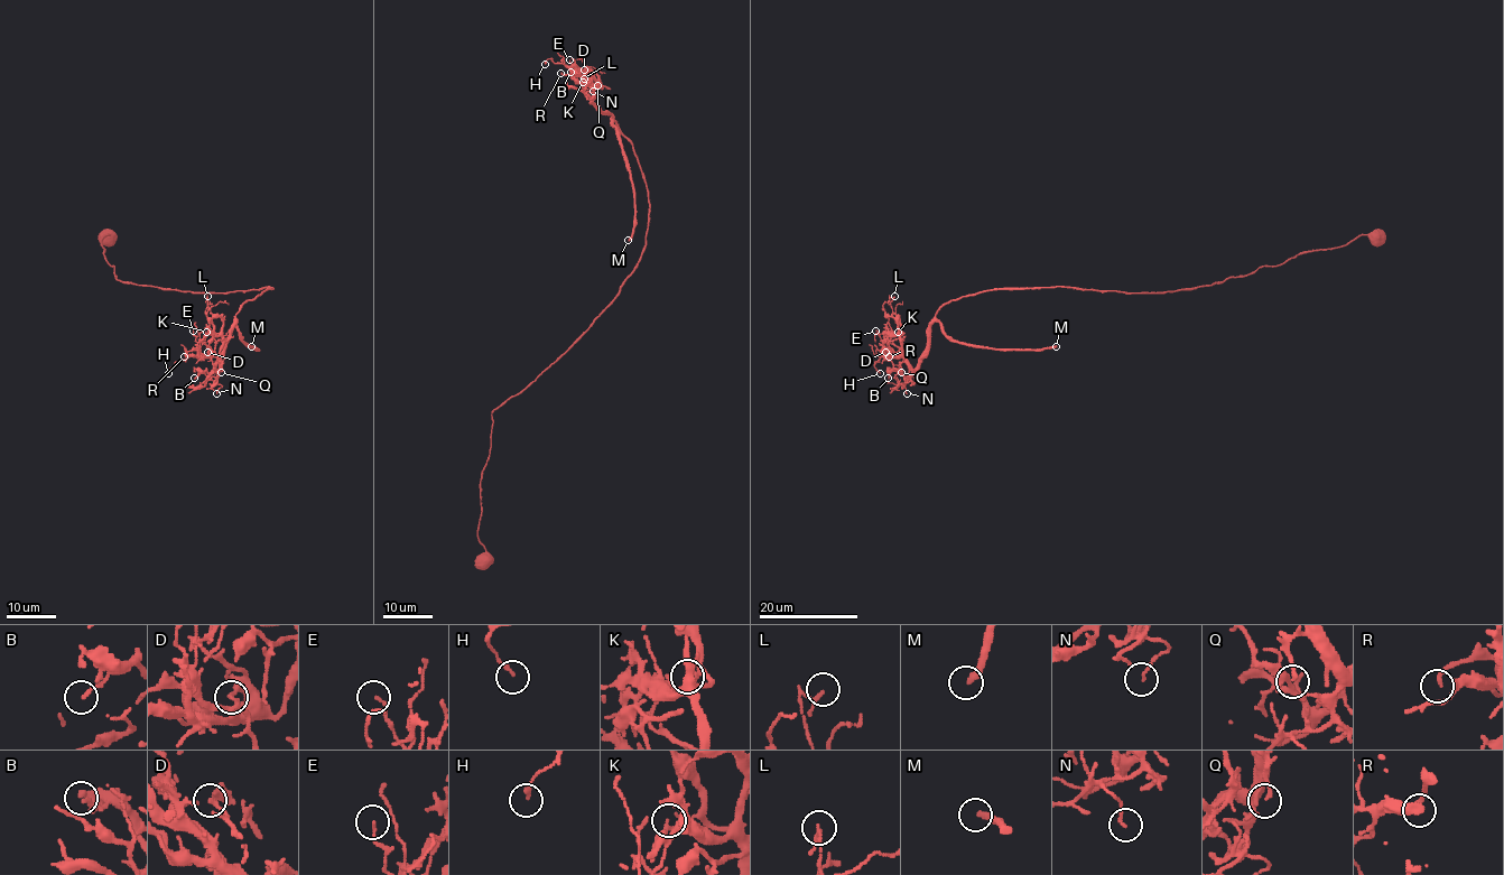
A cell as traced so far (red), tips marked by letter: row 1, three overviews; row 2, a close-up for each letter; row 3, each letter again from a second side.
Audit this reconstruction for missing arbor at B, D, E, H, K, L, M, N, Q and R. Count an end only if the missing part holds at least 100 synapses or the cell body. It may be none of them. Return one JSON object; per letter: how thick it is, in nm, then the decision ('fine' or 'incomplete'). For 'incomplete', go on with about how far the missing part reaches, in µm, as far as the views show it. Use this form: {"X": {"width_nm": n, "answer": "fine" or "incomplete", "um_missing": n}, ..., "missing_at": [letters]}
{"B": {"width_nm": 120, "answer": "fine"}, "D": {"width_nm": 150, "answer": "fine"}, "E": {"width_nm": 100, "answer": "fine"}, "H": {"width_nm": 160, "answer": "fine"}, "K": {"width_nm": 120, "answer": "fine"}, "L": {"width_nm": 100, "answer": "fine"}, "M": {"width_nm": 300, "answer": "incomplete", "um_missing": 80}, "N": {"width_nm": 110, "answer": "fine"}, "Q": {"width_nm": 160, "answer": "fine"}, "R": {"width_nm": 180, "answer": "fine"}, "missing_at": ["M"]}

